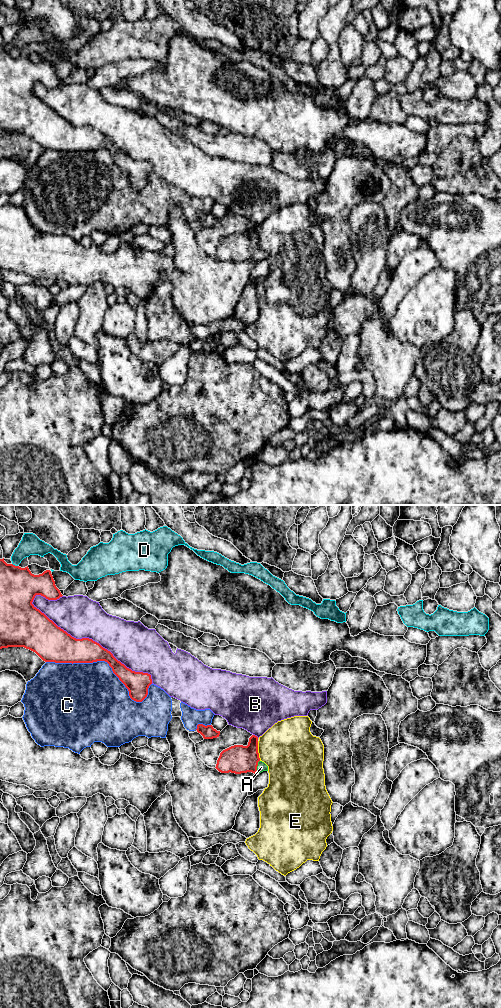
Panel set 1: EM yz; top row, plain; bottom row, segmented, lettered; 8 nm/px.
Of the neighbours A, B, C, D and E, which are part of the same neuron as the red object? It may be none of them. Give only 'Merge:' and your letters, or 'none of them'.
Merge: A

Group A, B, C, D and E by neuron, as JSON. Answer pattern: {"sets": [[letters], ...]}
{"sets": [["A"], ["B"], ["C"], ["D"], ["E"]]}

